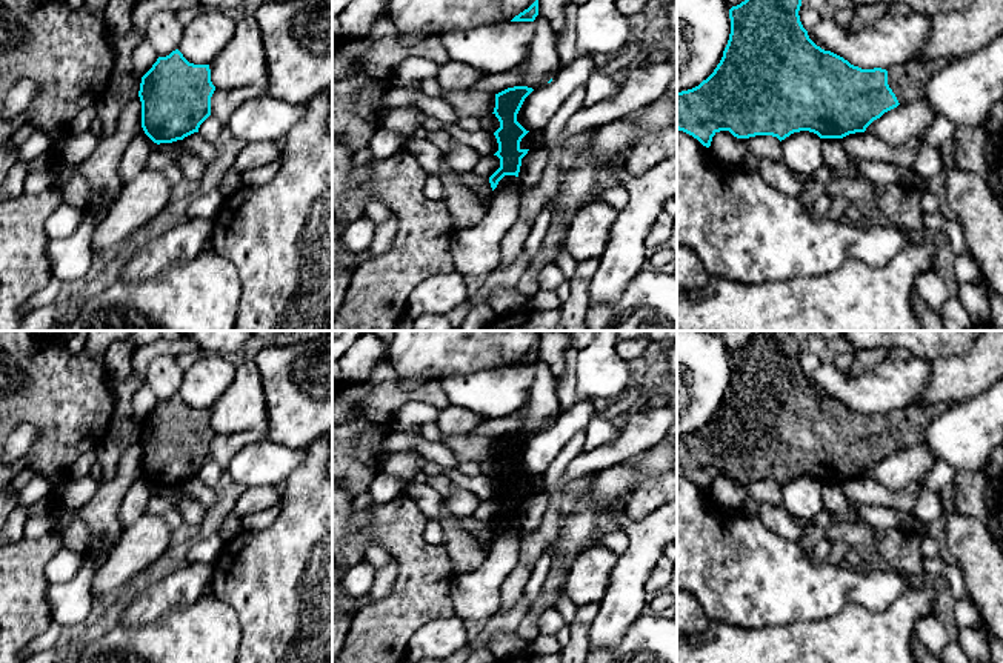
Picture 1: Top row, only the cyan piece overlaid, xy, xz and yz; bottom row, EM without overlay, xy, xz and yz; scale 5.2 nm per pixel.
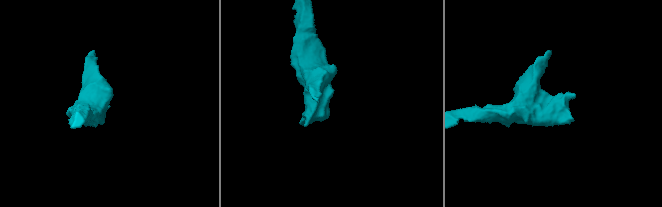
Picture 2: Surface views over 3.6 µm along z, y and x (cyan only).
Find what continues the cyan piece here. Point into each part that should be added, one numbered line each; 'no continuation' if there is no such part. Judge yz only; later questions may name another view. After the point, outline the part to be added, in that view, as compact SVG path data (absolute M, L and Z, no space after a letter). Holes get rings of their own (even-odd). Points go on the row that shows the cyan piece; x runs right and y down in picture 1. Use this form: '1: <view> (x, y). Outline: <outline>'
1: yz (908, 82). Outline: M937 58L891 68L888 69L888 85L900 105L915 100L923 94L928 82L940 72L946 63L945 58Z

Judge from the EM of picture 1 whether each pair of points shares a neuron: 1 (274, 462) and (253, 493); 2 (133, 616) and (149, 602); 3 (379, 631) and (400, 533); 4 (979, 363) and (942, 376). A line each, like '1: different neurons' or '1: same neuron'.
1: different neurons
2: same neuron
3: same neuron
4: same neuron

